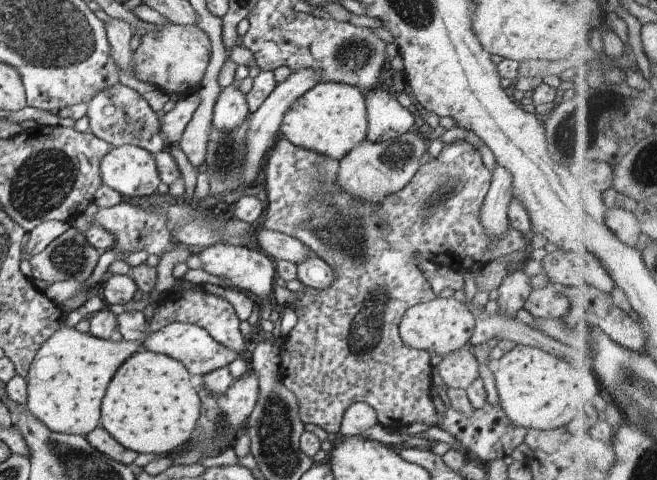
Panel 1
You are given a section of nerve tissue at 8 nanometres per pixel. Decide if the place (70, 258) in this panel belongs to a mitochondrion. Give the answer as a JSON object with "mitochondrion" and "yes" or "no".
{"mitochondrion":"yes"}

